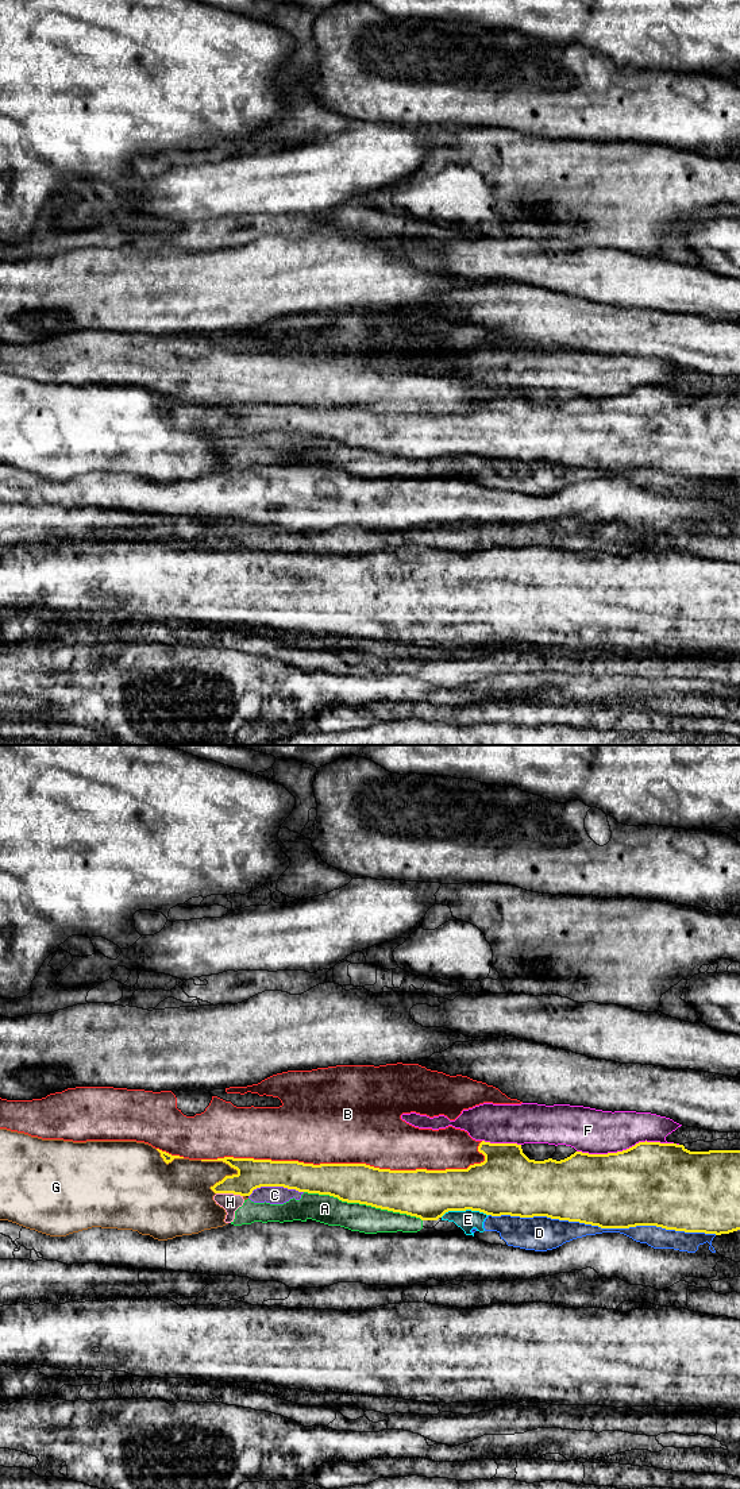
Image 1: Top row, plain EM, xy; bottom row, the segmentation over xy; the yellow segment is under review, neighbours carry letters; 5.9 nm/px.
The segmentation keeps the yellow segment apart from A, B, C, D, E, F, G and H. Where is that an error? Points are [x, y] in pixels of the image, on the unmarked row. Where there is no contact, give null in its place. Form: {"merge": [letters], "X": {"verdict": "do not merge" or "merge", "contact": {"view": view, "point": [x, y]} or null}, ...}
{"merge": [], "A": {"verdict": "do not merge", "contact": {"view": "xy", "point": [363, 447]}}, "B": {"verdict": "do not merge", "contact": {"view": "xy", "point": [345, 408]}}, "C": {"verdict": "do not merge", "contact": {"view": "xy", "point": [274, 429]}}, "D": {"verdict": "do not merge", "contact": {"view": "xy", "point": [602, 471]}}, "E": {"verdict": "do not merge", "contact": {"view": "xy", "point": [463, 454]}}, "F": {"verdict": "do not merge", "contact": {"view": "xy", "point": [624, 394]}}, "G": {"verdict": "do not merge", "contact": {"view": "xy", "point": [220, 404]}}, "H": {"verdict": "do not merge", "contact": {"view": "xy", "point": [230, 436]}}}

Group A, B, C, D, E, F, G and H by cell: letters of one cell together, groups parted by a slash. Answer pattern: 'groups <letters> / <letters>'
groups A D E H / B / C / F / G

